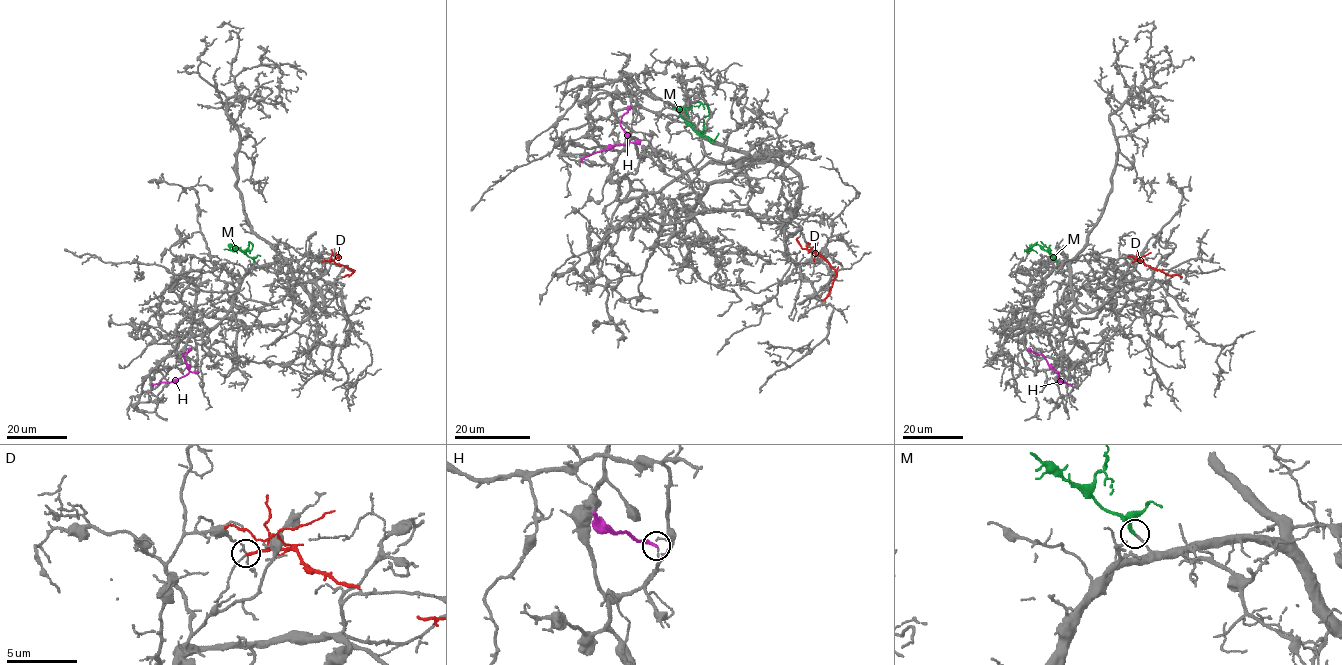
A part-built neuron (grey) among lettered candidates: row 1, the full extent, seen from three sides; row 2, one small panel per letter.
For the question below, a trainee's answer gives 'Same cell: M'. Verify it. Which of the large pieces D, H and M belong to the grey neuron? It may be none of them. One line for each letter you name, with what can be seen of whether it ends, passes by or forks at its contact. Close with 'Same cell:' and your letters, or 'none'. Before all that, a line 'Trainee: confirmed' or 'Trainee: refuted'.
Trainee: confirmed
M: it ends
Same cell: M

